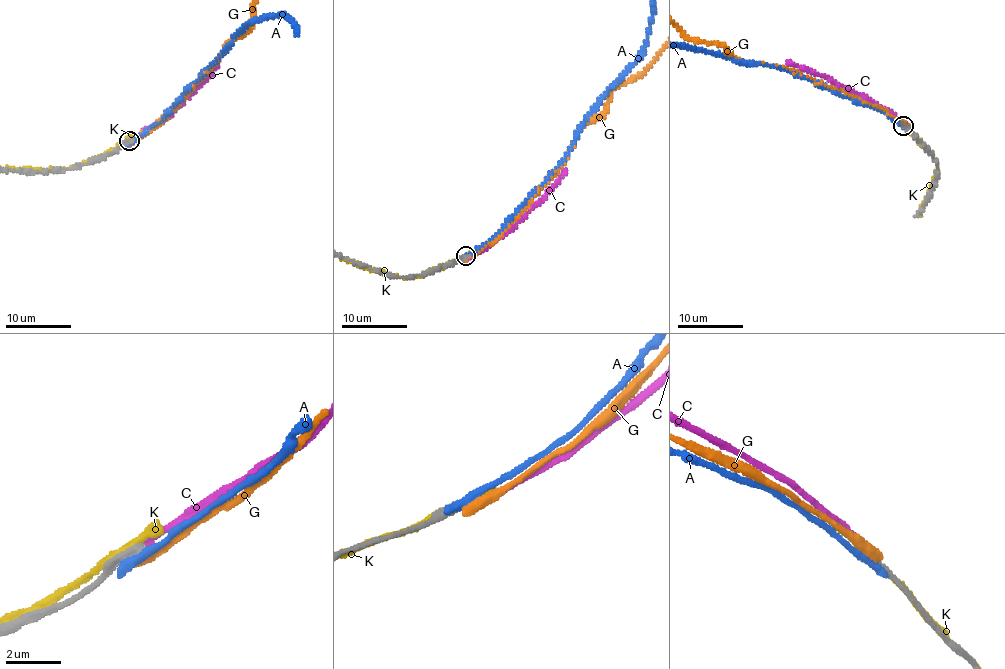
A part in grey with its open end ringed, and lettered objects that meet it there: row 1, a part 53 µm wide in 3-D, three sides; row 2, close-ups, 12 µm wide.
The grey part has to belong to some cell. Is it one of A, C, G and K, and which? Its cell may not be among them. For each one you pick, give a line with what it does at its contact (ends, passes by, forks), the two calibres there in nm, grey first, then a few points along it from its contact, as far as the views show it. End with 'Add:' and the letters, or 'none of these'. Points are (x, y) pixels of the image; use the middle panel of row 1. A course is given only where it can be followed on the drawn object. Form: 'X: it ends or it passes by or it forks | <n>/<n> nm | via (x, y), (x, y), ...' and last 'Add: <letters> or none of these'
Add: none of these

